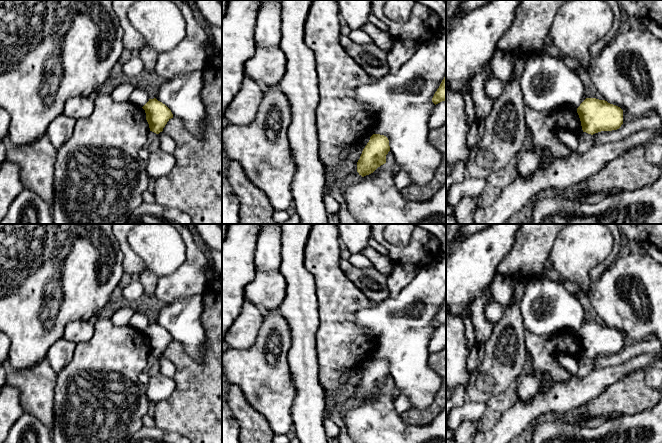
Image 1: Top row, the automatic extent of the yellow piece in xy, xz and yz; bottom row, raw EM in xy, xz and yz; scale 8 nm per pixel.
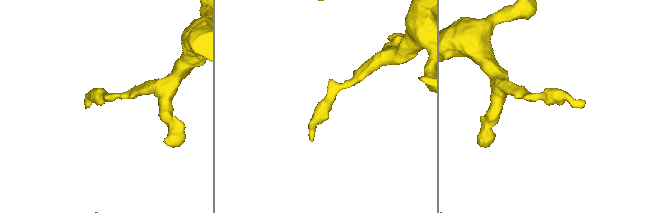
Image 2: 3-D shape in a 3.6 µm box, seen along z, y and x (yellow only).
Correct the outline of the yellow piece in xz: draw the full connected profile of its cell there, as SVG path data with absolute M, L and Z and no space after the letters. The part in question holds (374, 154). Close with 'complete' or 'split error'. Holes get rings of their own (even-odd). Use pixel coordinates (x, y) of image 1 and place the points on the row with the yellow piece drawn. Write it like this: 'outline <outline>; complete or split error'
outline M373 134L365 146L357 162L357 172L362 177L373 173L386 163L386 155L390 151L389 140L386 136Z; complete

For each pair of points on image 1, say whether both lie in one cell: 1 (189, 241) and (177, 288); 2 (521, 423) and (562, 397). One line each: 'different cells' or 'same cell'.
1: same cell
2: same cell

